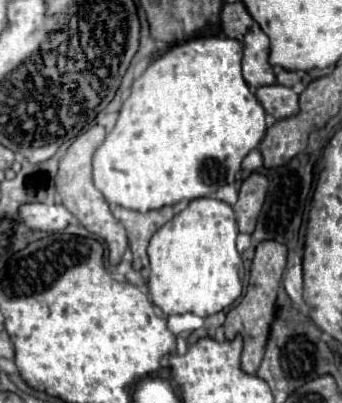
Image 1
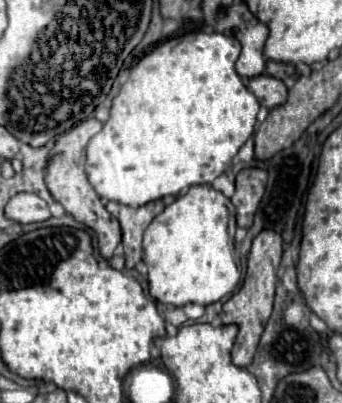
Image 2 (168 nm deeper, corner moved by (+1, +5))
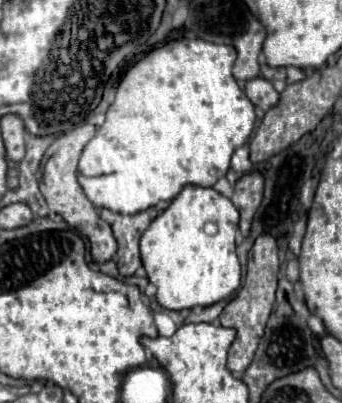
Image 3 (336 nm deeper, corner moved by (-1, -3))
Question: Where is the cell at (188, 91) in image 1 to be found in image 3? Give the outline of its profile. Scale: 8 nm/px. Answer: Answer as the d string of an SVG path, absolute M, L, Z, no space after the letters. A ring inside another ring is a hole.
M174 40L136 62L120 80L116 100L106 112L106 122L80 156L78 182L88 200L98 208L136 214L156 206L160 200L174 200L188 184L210 188L226 176L234 150L248 142L256 122L254 104L232 76L234 62L236 50L232 46L206 40Z

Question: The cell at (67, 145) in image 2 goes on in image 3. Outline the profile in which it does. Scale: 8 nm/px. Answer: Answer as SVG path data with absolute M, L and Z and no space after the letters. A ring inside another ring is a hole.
M82 124L76 126L72 132L60 134L54 144L48 148L46 152L46 164L42 170L42 180L40 180L40 192L44 194L48 206L52 212L60 214L72 228L76 228L80 234L84 234L90 240L90 252L94 262L102 264L112 260L112 256L116 254L116 238L112 234L112 228L108 222L104 222L98 214L98 210L94 208L94 204L86 198L82 186L78 184L78 160L80 154L84 150L84 146L88 144L88 140L96 134L96 126L92 124Z

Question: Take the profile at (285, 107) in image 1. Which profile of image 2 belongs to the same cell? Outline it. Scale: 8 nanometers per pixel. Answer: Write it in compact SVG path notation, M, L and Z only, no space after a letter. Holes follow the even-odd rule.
M270 74L250 78L248 90L258 98L260 106L266 106L268 110L284 104L286 96L288 96L288 88L284 86L284 82Z

